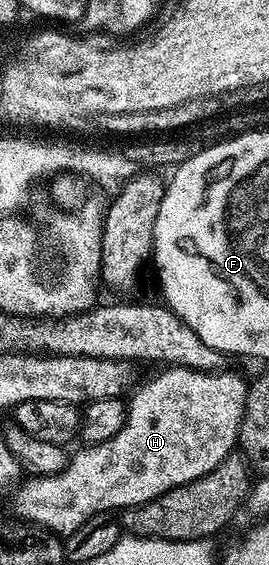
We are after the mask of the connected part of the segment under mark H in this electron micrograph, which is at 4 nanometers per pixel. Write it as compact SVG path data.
M175 366L165 367L157 376L149 378L145 384L137 383L134 391L127 397L126 411L124 414L124 425L122 430L118 430L118 434L114 434L114 438L110 438L101 444L90 444L81 447L80 453L73 455L69 459L66 470L62 470L53 476L32 476L25 479L19 485L18 493L20 497L16 500L16 512L21 521L31 522L33 525L39 525L48 531L57 533L61 537L67 538L72 532L78 530L88 519L94 518L100 513L115 513L117 510L123 510L141 504L142 502L150 502L154 498L158 498L163 492L169 492L171 488L182 486L186 482L190 482L194 478L202 478L202 474L206 474L210 470L214 470L214 466L218 466L227 456L237 447L240 439L240 427L242 426L242 418L246 410L246 398L248 397L248 384L240 376L235 376L232 372L224 372L225 370L213 370L210 372L200 372L197 368L178 368Z

